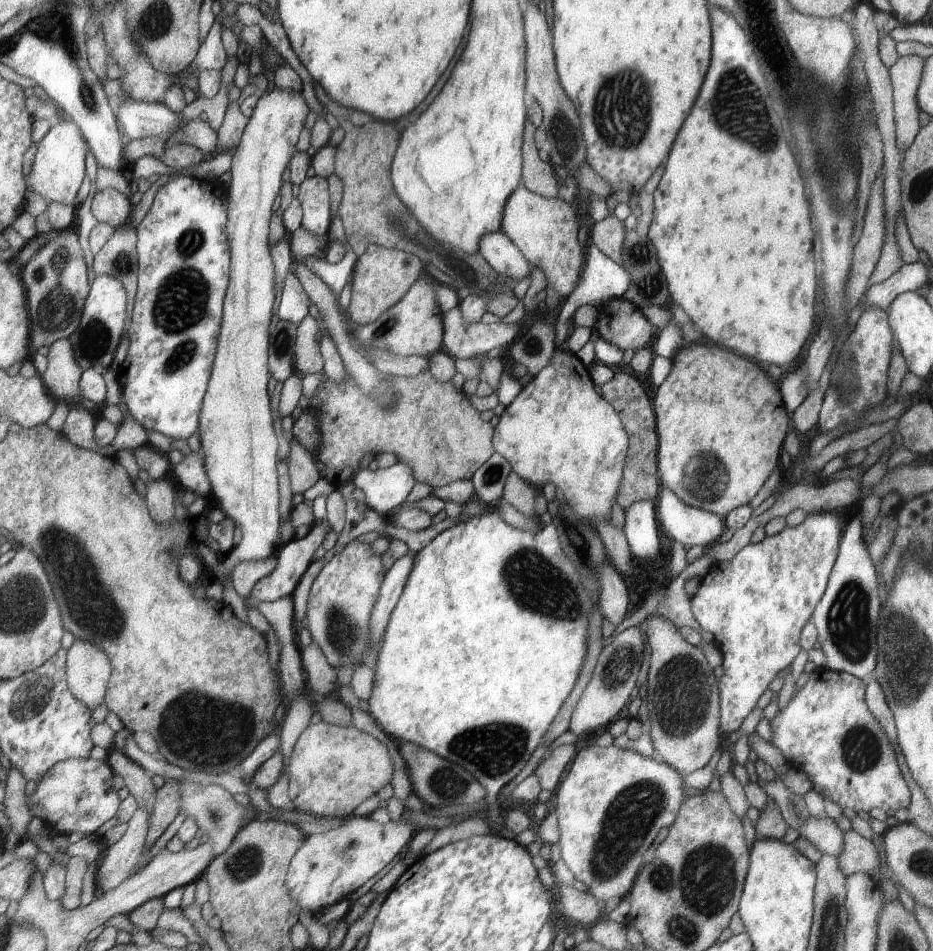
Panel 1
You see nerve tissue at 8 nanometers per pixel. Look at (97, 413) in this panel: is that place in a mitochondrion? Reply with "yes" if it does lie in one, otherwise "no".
no

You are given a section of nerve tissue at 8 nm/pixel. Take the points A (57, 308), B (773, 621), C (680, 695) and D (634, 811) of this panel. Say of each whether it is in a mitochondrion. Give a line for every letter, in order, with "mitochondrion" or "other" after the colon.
A: mitochondrion
B: other
C: mitochondrion
D: mitochondrion

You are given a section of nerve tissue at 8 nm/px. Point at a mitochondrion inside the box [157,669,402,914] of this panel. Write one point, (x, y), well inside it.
(247, 862)

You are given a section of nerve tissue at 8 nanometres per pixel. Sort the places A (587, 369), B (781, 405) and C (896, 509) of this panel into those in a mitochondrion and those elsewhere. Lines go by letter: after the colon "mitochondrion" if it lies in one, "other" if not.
A: other
B: other
C: other

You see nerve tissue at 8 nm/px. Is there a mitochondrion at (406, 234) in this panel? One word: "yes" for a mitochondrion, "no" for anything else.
yes

